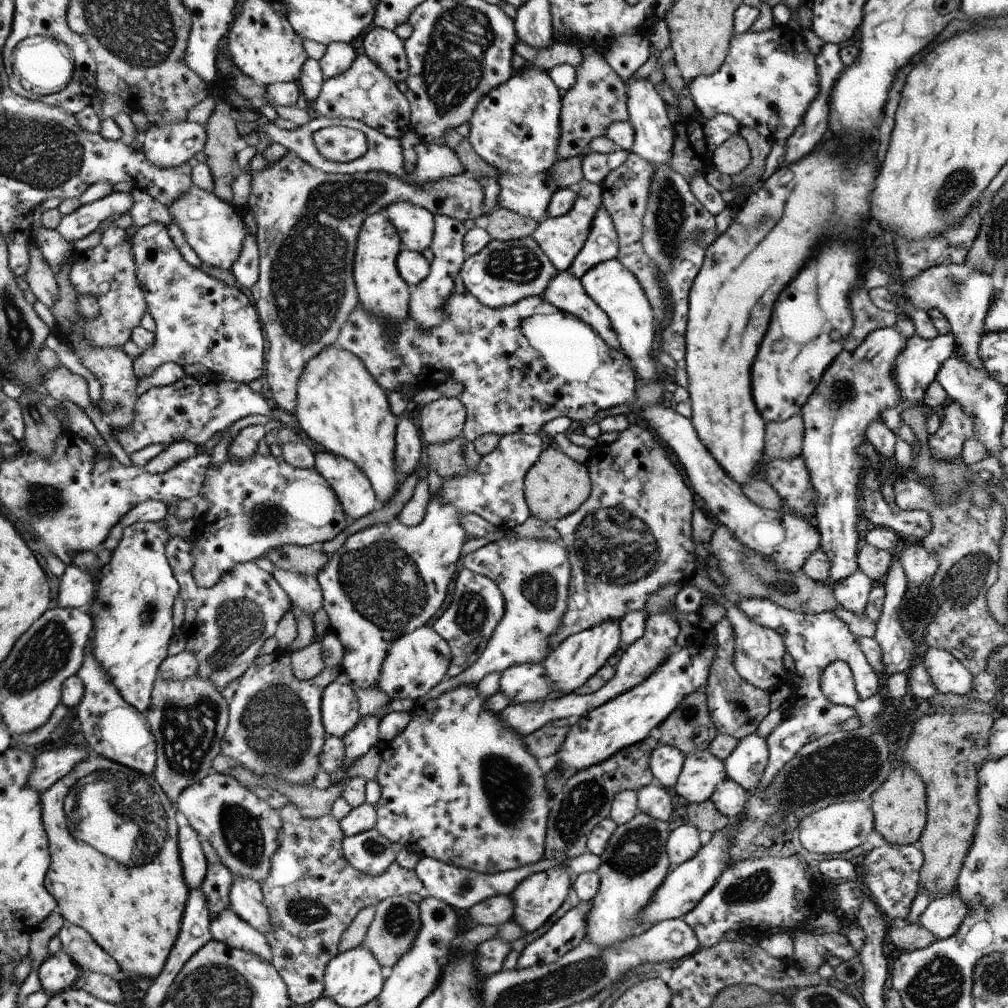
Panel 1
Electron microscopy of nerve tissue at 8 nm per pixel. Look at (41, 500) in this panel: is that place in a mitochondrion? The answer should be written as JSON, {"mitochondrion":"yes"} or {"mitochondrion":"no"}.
{"mitochondrion":"yes"}

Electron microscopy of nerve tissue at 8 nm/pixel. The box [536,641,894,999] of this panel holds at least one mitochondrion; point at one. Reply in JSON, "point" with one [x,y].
{"point":[845,767]}

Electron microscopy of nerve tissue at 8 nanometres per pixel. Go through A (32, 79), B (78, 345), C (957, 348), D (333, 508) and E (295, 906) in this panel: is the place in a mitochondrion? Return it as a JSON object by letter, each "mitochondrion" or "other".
{"A":"mitochondrion","B":"other","C":"other","D":"other","E":"mitochondrion"}

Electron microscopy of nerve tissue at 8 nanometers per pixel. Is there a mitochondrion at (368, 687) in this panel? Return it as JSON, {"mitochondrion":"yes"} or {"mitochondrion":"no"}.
{"mitochondrion":"no"}

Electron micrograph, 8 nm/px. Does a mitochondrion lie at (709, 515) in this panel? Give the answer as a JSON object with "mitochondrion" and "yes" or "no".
{"mitochondrion":"no"}

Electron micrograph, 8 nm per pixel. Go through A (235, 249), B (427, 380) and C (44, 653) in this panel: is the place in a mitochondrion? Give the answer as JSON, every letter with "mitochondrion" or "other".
{"A":"other","B":"other","C":"mitochondrion"}

